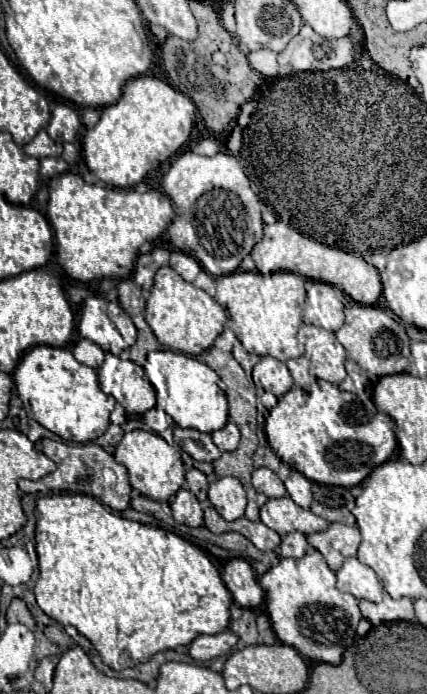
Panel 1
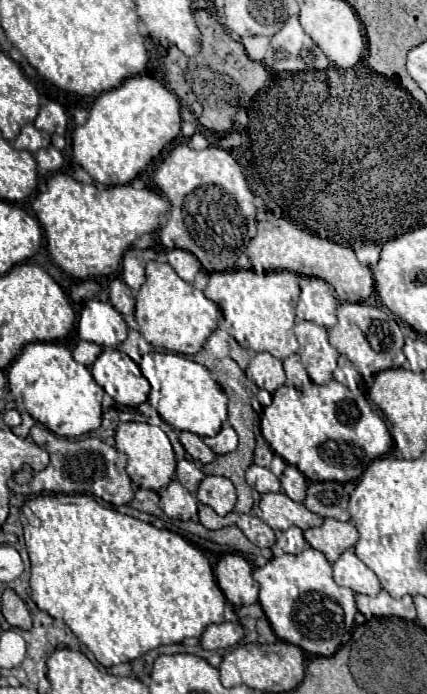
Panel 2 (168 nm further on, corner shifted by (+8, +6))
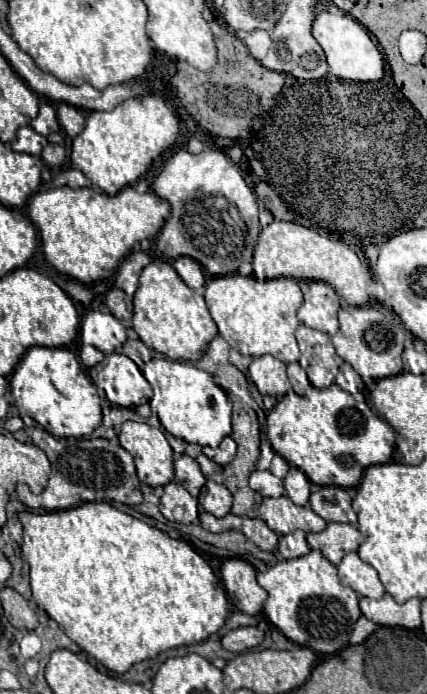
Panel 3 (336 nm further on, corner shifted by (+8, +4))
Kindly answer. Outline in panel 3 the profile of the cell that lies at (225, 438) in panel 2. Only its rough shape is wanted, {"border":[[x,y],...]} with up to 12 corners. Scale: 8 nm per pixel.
{"border":[[224,438],[218,448],[204,446],[202,454],[226,466],[236,454],[236,442]]}

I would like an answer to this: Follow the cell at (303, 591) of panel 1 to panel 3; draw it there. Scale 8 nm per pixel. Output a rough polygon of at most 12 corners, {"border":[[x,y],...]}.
{"border":[[320,550],[258,574],[264,614],[320,654],[350,644],[360,598]]}

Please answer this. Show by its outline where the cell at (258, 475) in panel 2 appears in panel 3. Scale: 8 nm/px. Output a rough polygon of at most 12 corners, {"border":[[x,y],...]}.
{"border":[[252,472],[250,488],[282,496],[284,482],[270,472]]}

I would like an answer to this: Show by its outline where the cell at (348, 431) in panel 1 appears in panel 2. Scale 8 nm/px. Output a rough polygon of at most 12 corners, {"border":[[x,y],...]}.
{"border":[[336,380],[280,386],[260,430],[312,482],[356,480],[392,446]]}

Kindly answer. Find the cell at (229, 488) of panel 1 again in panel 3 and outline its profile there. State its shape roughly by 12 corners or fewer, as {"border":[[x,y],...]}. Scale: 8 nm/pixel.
{"border":[[208,480],[198,496],[202,510],[222,518],[230,512],[232,494]]}

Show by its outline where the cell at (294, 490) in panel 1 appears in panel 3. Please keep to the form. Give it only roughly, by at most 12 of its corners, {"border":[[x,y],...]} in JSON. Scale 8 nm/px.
{"border":[[292,466],[284,478],[288,498],[306,506],[310,498],[310,480]]}

